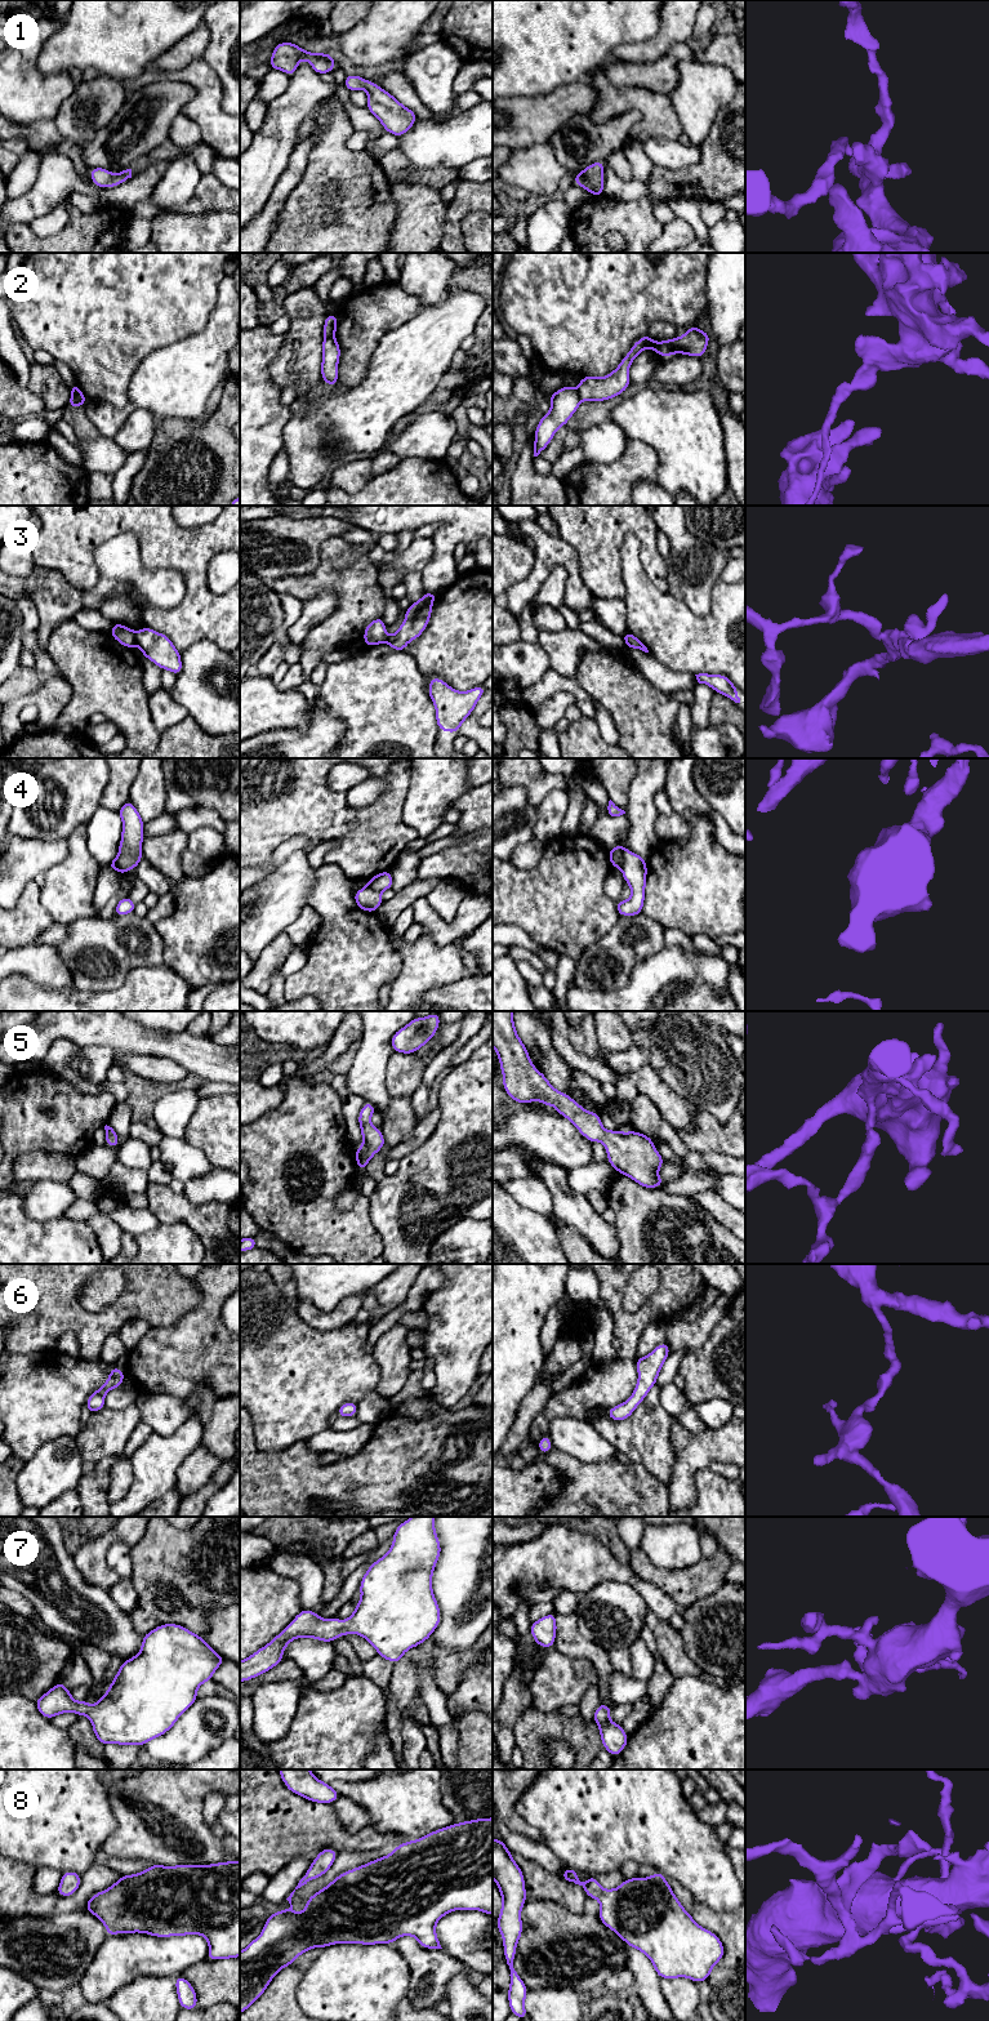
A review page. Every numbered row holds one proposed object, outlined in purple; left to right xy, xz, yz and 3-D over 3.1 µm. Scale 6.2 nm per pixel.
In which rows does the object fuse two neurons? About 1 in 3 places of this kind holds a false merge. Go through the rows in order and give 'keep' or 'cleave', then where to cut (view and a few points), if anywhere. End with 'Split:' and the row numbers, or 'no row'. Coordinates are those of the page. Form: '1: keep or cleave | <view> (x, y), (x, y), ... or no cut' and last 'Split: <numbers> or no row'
1: keep | no cut
2: cleave | xy (72, 394), (85, 400)
3: cleave | xy (134, 632), (136, 644)
4: cleave | yz (624, 849), (620, 868)
5: keep | no cut
6: keep | no cut
7: keep | no cut
8: keep | no cut
Split: 2, 3, 4

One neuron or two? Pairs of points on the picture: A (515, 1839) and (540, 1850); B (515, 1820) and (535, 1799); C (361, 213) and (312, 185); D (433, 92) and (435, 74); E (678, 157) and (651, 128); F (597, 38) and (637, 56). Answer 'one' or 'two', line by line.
A: one
B: two
C: one
D: one
E: two
F: two

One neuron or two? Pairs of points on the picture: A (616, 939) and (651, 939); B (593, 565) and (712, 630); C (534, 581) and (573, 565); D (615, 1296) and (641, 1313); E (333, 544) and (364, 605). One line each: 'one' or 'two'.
A: one
B: two
C: one
D: one
E: one

